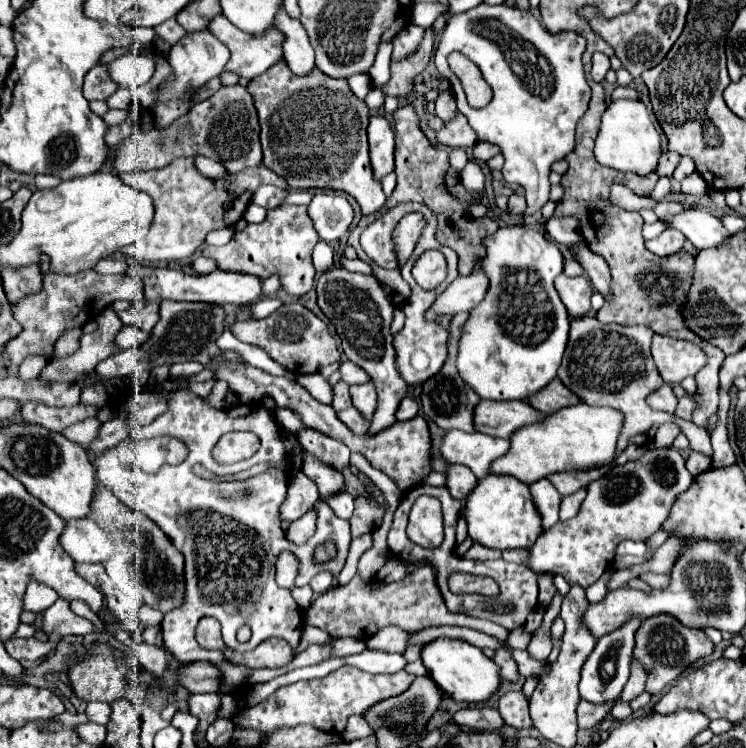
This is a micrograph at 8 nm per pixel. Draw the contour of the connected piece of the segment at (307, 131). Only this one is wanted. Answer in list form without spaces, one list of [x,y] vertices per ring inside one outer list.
[[[279,60],[263,76],[251,80],[247,92],[251,94],[259,116],[263,164],[277,176],[285,178],[289,188],[293,190],[331,188],[347,192],[359,202],[363,216],[377,212],[385,204],[381,184],[375,184],[375,178],[371,176],[367,132],[365,132],[369,124],[369,110],[365,102],[351,92],[347,80],[333,80],[327,74],[323,74],[317,66],[311,70],[311,74],[295,76],[291,68],[287,68],[287,62]]]

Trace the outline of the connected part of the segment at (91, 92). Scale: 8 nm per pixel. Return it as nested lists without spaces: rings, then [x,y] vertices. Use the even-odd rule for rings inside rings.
[[[99,64],[91,68],[85,74],[85,84],[83,84],[83,96],[87,100],[107,100],[115,90],[119,88],[117,82],[111,80],[107,66]]]

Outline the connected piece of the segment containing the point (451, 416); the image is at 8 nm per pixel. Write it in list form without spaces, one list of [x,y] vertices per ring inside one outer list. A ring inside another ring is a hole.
[[[463,316],[453,320],[449,332],[451,332],[451,338],[449,338],[449,354],[447,354],[447,360],[443,364],[443,368],[431,376],[425,384],[423,384],[423,394],[421,394],[421,406],[423,406],[423,414],[427,420],[433,420],[439,428],[443,430],[451,430],[451,428],[457,428],[457,430],[463,430],[463,432],[475,432],[473,430],[473,410],[479,402],[479,396],[467,386],[463,384],[463,380],[459,378],[457,374],[457,368],[455,368],[455,358],[457,358],[457,338],[459,338],[459,326],[463,322]]]

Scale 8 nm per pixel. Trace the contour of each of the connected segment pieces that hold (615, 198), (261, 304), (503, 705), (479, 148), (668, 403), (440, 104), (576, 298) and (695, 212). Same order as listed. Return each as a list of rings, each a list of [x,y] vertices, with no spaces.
[[[615,184],[611,188],[611,196],[609,202],[615,206],[621,206],[625,210],[643,210],[643,208],[653,208],[657,202],[653,202],[647,196],[639,196],[635,192],[631,192],[627,186],[623,184]]]
[[[263,298],[263,300],[255,302],[255,304],[251,304],[249,310],[251,310],[251,316],[253,316],[253,318],[265,318],[265,316],[269,316],[271,312],[275,312],[281,304],[283,304],[283,302],[277,300],[277,298],[273,298],[273,300],[271,300],[271,298]]]
[[[507,692],[497,700],[497,710],[505,724],[515,726],[519,730],[533,728],[531,718],[529,718],[529,708],[527,708],[527,698],[523,692]]]
[[[479,142],[479,144],[475,144],[475,148],[473,148],[473,158],[475,158],[475,160],[481,160],[481,162],[487,162],[489,158],[497,156],[499,152],[501,152],[499,146],[493,146],[493,144],[487,144],[487,142]]]
[[[663,384],[659,390],[655,390],[649,398],[647,398],[647,404],[651,408],[657,408],[657,410],[667,410],[667,412],[675,412],[675,406],[677,406],[677,398],[675,394],[671,392],[671,388],[667,384]]]
[[[447,88],[447,90],[443,90],[443,92],[439,92],[439,98],[437,98],[437,102],[435,102],[435,112],[437,112],[437,116],[443,120],[443,122],[447,122],[447,120],[451,120],[453,116],[455,116],[455,94],[453,94],[453,90],[451,88]]]
[[[561,274],[555,278],[555,288],[571,318],[581,318],[581,316],[589,314],[593,288],[585,276],[569,278],[569,276]]]
[[[697,206],[687,208],[679,214],[669,214],[663,218],[667,228],[683,232],[691,244],[699,250],[703,248],[713,248],[715,244],[721,244],[729,232],[721,226],[717,216],[709,210],[701,210]]]

